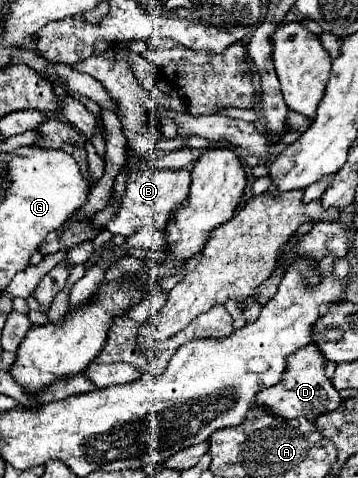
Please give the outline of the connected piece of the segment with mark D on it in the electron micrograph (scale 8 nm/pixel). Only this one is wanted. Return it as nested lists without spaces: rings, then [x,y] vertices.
[[[309,344],[307,348],[295,352],[295,356],[287,360],[287,372],[283,374],[283,380],[271,388],[261,390],[257,396],[257,404],[269,406],[273,414],[283,418],[303,416],[307,420],[317,420],[321,414],[335,410],[341,404],[341,396],[325,378],[325,356],[317,348],[317,344]]]

